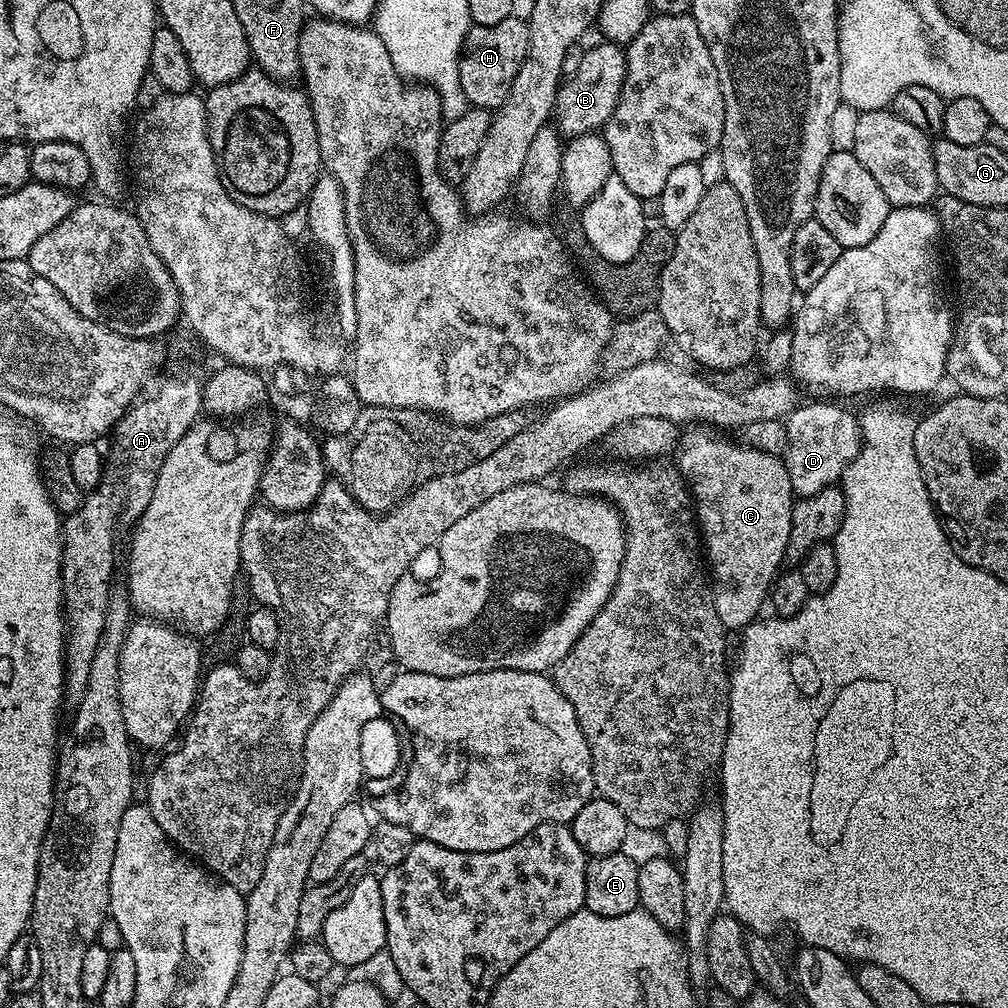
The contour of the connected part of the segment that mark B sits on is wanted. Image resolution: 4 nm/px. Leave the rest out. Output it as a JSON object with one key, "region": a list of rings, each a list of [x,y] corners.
{"region":[[[600,42],[597,48],[588,48],[582,58],[582,64],[572,76],[567,77],[561,83],[560,93],[556,96],[556,106],[554,109],[554,124],[561,137],[571,138],[574,136],[584,136],[588,132],[599,133],[607,124],[608,119],[614,114],[614,110],[620,101],[622,86],[626,79],[626,62],[628,61],[627,51],[621,45]]]}

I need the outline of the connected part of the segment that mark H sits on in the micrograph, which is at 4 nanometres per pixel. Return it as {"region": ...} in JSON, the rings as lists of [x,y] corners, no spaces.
{"region":[[[513,14],[498,26],[473,26],[468,29],[460,51],[460,85],[473,108],[495,110],[508,100],[510,86],[522,70],[522,62],[530,46],[530,30],[527,19]]]}

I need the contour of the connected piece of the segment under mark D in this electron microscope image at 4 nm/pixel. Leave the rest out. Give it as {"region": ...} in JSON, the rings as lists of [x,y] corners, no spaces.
{"region":[[[798,406],[784,420],[788,448],[783,454],[790,474],[790,486],[797,497],[818,494],[818,490],[841,483],[848,464],[860,452],[862,437],[857,413],[844,408],[804,408]]]}

